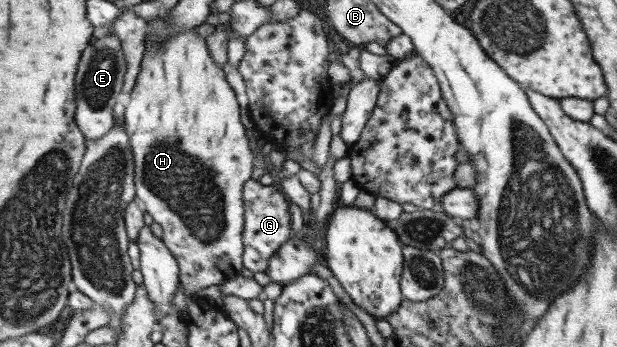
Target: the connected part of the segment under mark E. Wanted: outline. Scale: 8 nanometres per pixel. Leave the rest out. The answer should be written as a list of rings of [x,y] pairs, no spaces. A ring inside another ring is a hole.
[[[117,35],[95,37],[83,56],[80,71],[77,73],[76,122],[79,123],[81,132],[85,133],[87,141],[89,139],[99,141],[99,139],[105,139],[107,133],[113,129],[115,103],[124,88],[127,61],[125,61],[124,50],[121,47],[121,39]]]

